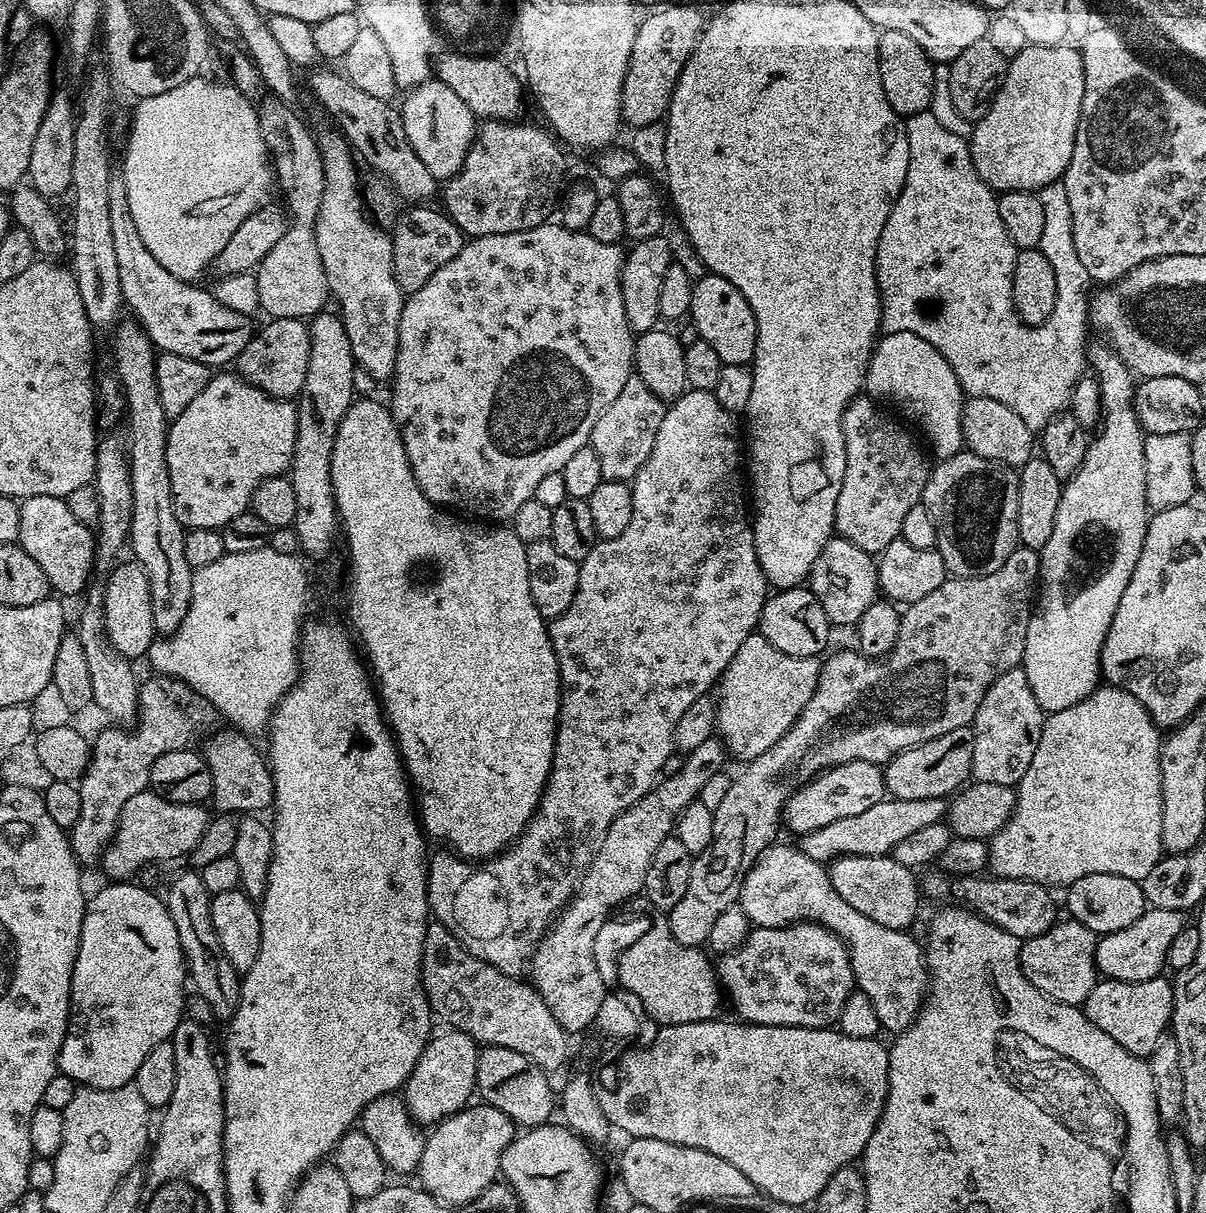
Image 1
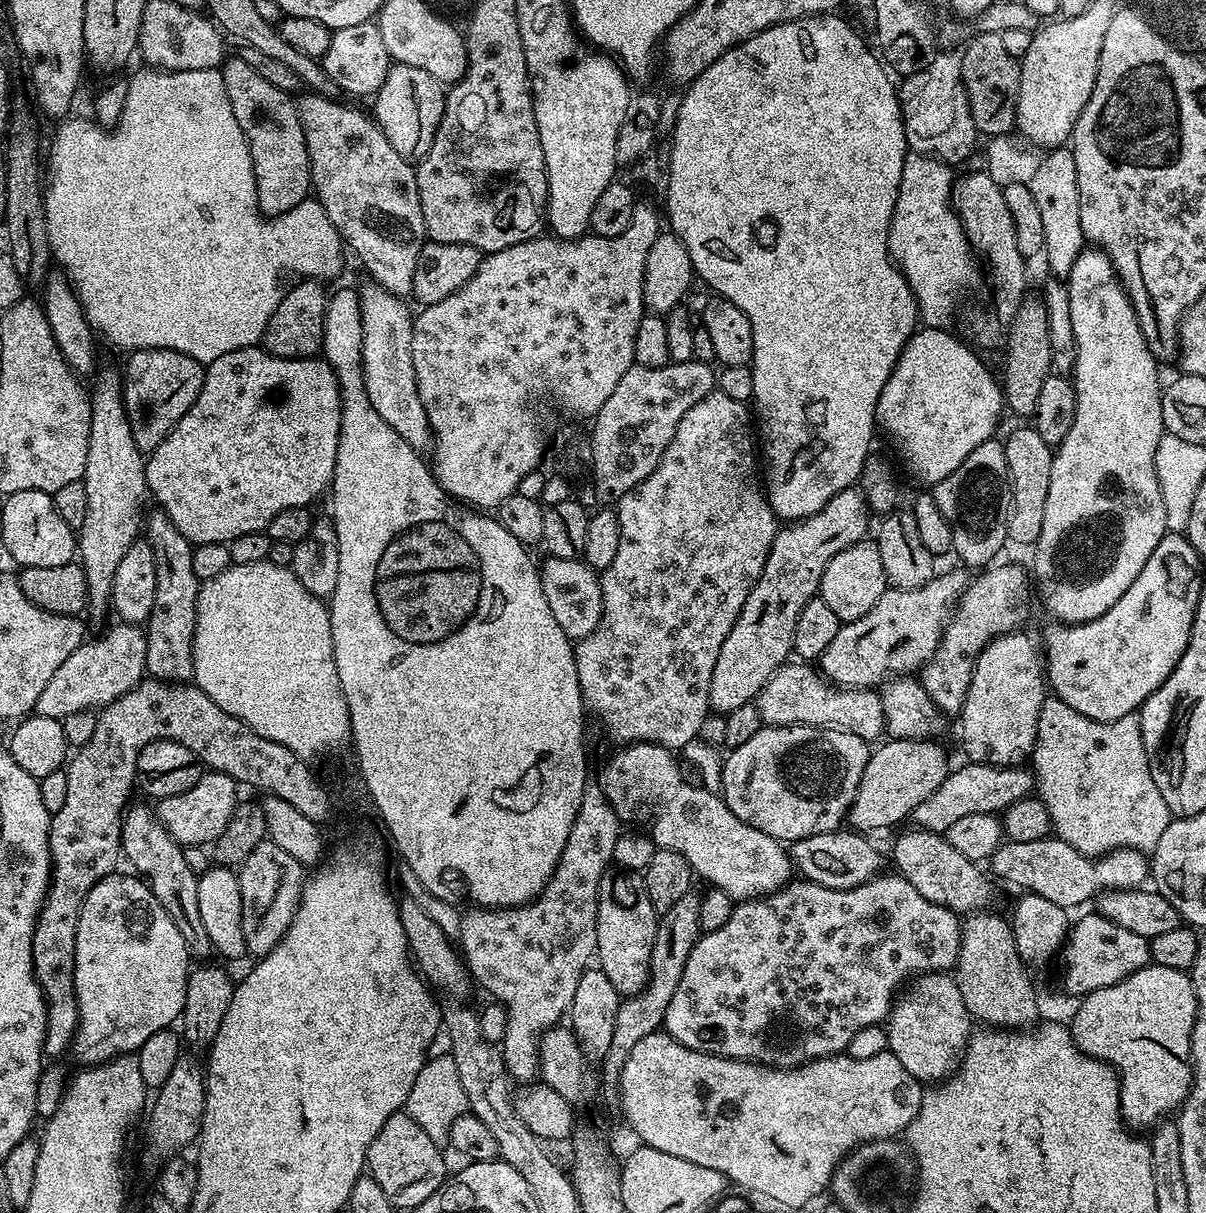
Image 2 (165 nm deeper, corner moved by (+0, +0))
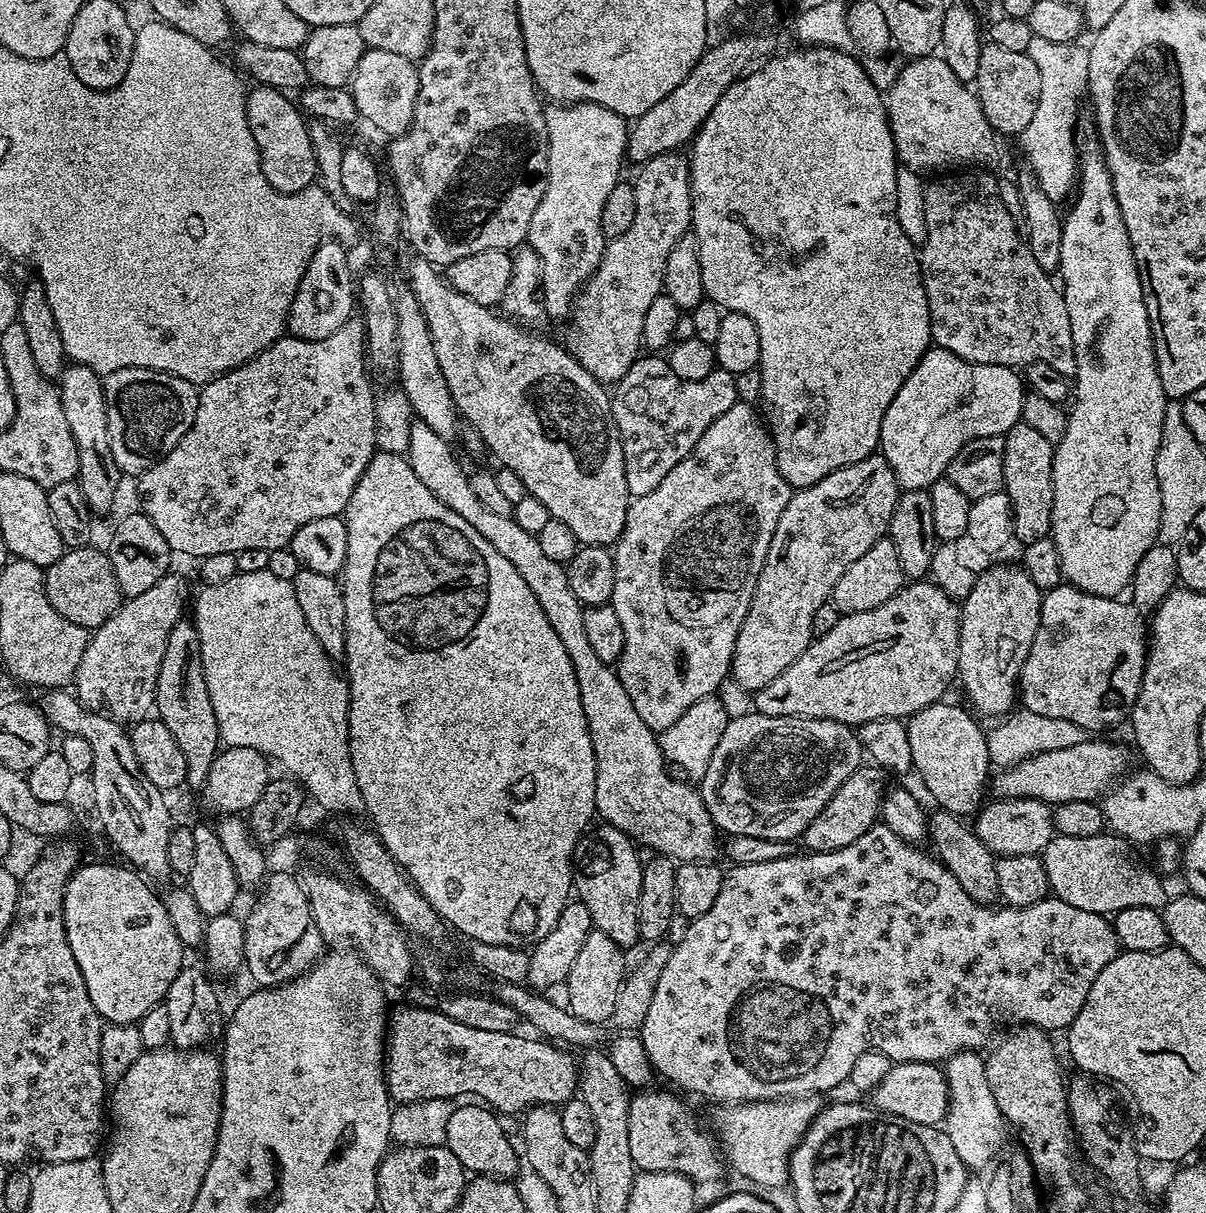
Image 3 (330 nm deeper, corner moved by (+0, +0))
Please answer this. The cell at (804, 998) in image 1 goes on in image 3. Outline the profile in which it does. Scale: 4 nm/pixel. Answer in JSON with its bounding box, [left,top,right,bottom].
[638,822,1121,1105]

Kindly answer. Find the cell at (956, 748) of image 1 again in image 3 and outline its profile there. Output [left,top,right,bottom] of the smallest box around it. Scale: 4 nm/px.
[802,766,885,852]

